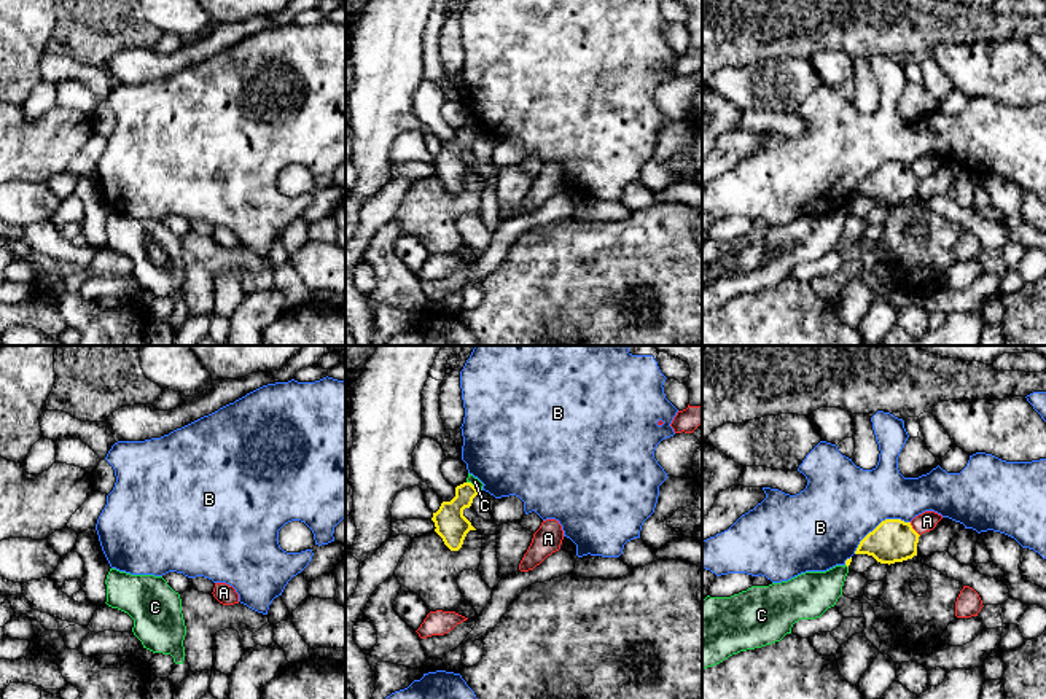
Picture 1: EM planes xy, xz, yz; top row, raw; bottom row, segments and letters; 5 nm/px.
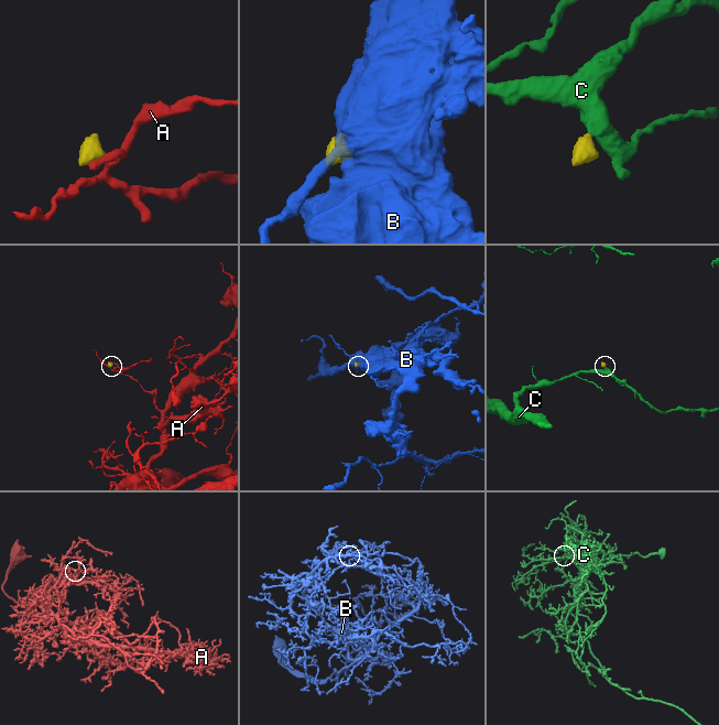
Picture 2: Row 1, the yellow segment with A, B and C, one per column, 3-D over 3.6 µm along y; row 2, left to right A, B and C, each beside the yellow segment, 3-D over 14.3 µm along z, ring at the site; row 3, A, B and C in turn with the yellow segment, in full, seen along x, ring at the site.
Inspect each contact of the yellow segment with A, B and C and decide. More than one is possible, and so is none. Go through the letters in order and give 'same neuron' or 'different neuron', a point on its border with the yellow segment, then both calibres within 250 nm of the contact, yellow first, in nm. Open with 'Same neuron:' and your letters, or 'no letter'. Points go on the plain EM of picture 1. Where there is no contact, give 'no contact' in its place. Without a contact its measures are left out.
Same neuron: no letter
A: different neuron | yz (913, 172) | 220/100 nm
B: different neuron | yz (881, 166) | 220/400 nm
C: different neuron | xz (473, 129) | 160/50 nm

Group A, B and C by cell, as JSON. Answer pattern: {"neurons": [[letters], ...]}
{"neurons": [["A"], ["B"], ["C"]]}

